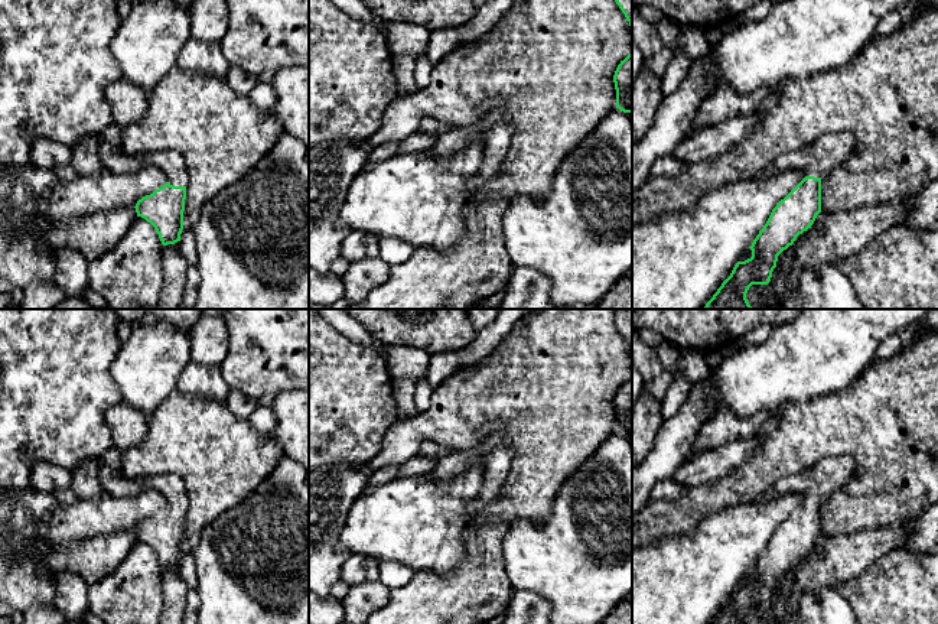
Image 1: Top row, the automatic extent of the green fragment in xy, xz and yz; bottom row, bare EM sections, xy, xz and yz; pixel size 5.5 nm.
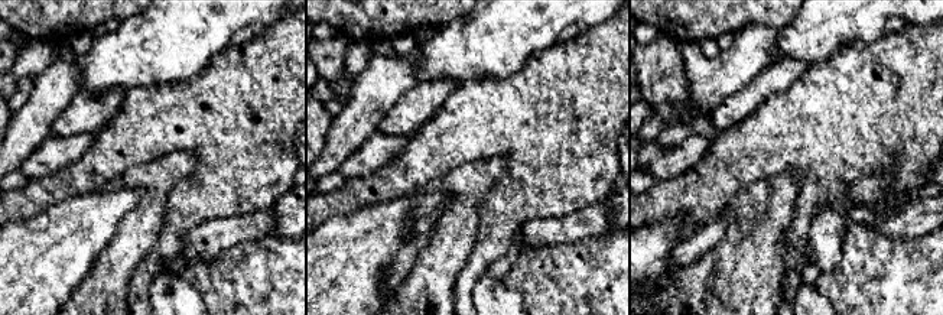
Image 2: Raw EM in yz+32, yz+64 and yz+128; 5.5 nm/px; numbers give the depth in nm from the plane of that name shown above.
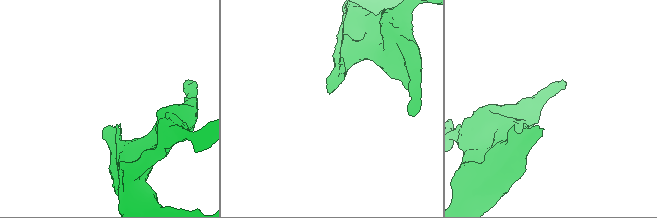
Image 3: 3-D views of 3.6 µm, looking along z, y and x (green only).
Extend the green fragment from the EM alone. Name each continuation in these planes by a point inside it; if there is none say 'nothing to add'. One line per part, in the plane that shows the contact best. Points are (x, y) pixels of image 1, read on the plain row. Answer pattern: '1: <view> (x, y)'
1: xy (171, 486)

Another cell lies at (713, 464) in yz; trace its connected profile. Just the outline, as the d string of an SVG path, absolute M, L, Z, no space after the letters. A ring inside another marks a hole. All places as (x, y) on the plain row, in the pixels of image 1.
M762 432L704 451L690 461L684 461L672 478L687 490L693 490L724 477L753 455L761 443Z

